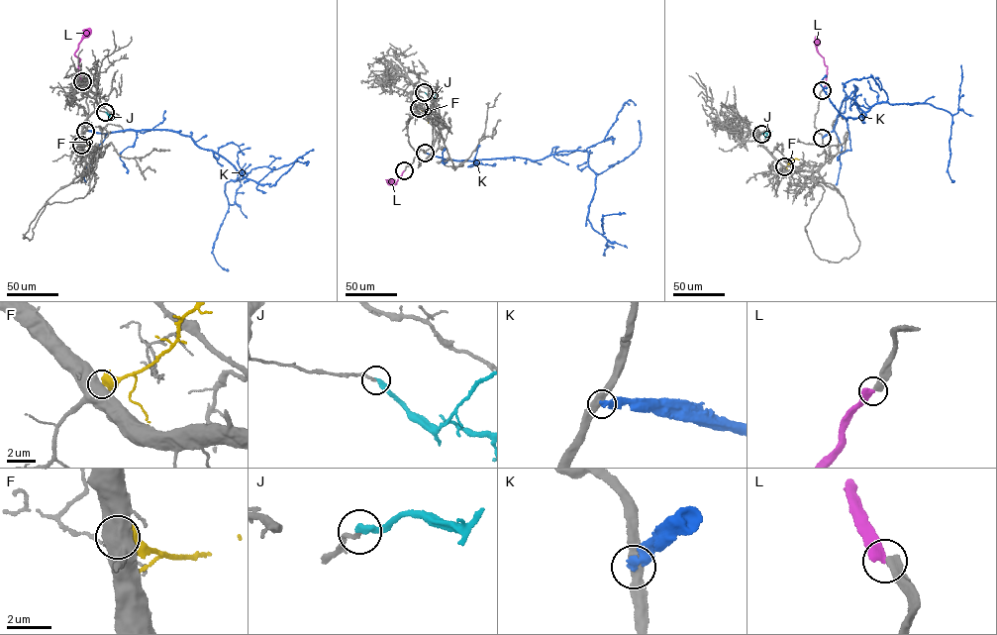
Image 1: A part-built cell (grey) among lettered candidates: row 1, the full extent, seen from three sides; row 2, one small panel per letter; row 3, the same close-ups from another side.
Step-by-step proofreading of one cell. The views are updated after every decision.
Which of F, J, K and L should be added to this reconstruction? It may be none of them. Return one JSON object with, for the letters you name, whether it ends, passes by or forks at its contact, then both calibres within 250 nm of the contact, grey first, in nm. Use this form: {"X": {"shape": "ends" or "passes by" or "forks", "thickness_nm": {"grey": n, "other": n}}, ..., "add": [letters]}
{"add": []}

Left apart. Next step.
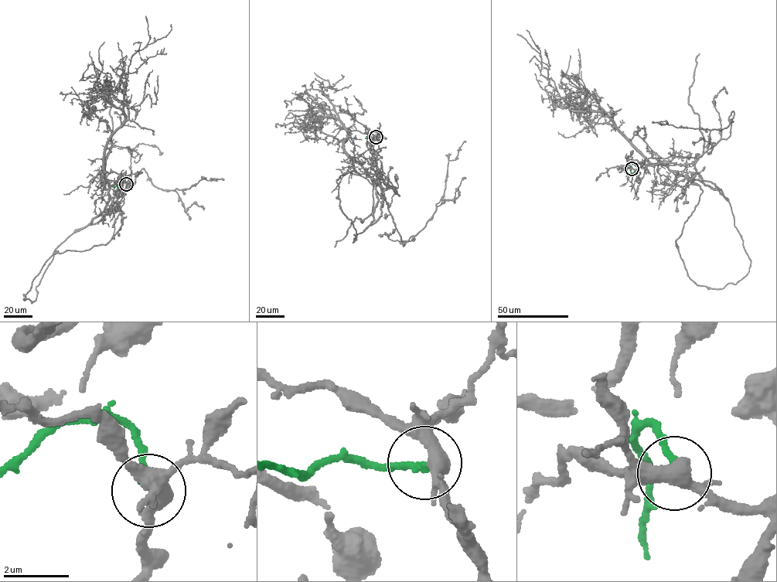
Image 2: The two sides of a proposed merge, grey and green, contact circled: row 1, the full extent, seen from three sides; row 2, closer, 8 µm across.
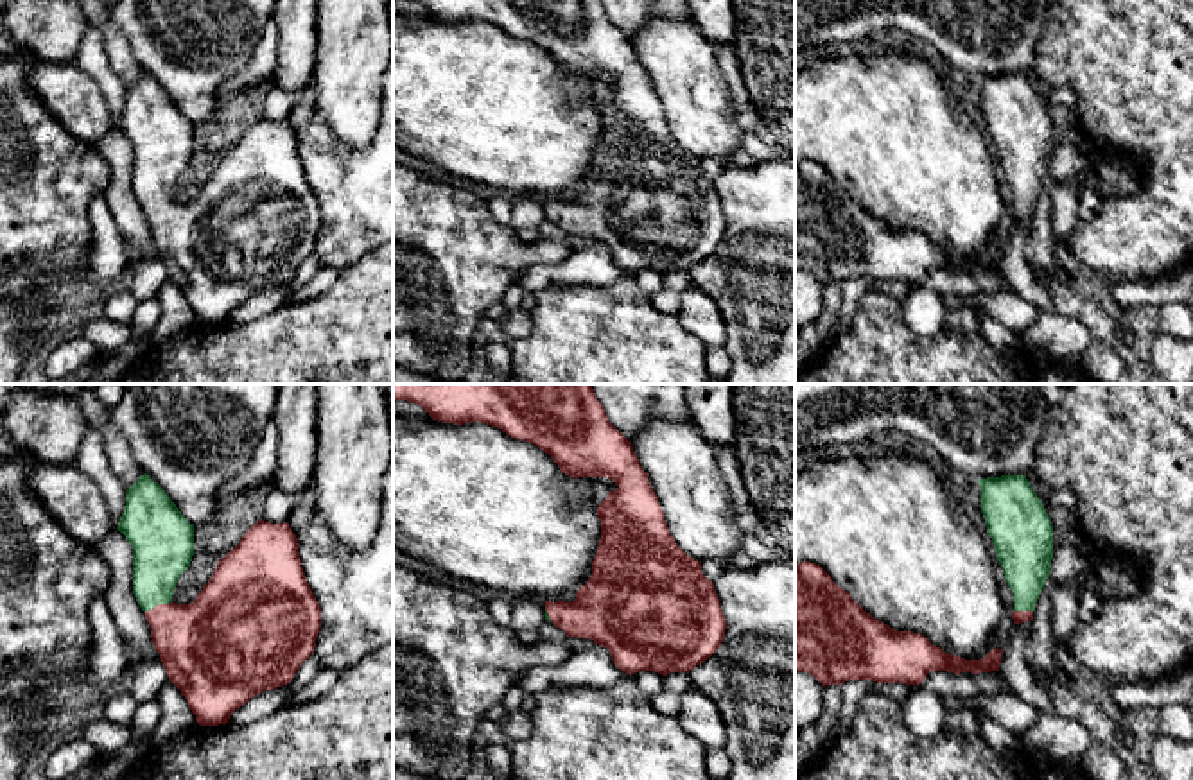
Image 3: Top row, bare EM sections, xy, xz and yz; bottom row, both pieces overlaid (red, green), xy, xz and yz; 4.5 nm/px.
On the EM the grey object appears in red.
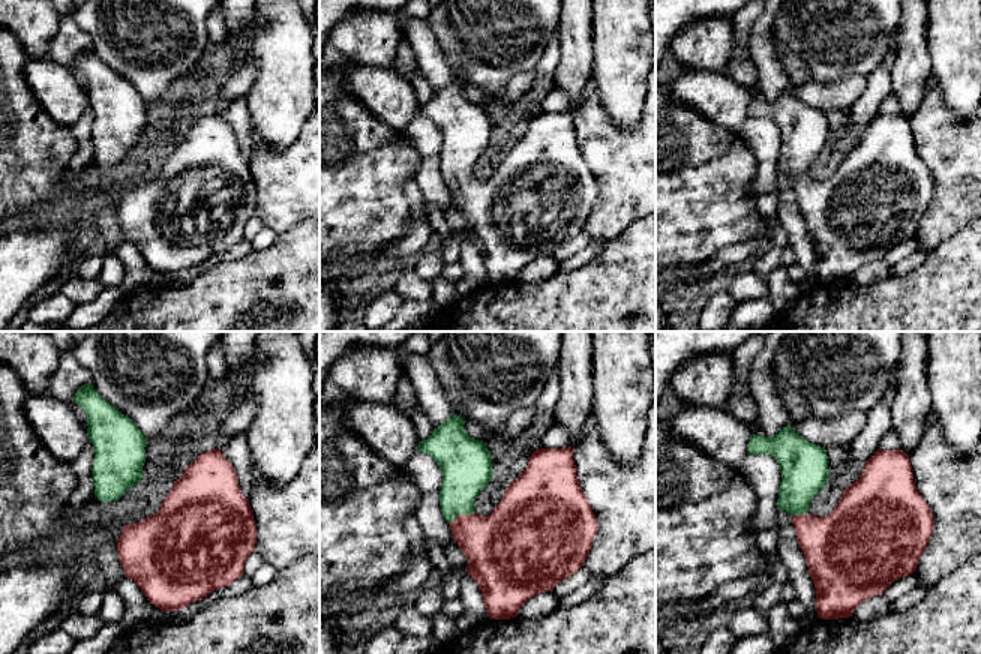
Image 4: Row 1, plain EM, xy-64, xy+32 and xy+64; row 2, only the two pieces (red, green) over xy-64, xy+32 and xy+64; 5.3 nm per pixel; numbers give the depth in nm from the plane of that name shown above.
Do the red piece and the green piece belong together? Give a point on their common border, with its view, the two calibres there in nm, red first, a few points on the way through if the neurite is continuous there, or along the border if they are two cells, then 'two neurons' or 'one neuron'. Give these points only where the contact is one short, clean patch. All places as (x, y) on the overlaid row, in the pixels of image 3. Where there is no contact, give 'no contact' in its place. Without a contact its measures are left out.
xy (158, 605) | 360/280 nm | across xy (200, 642), (158, 605), (158, 560), (162, 549) | one neuron

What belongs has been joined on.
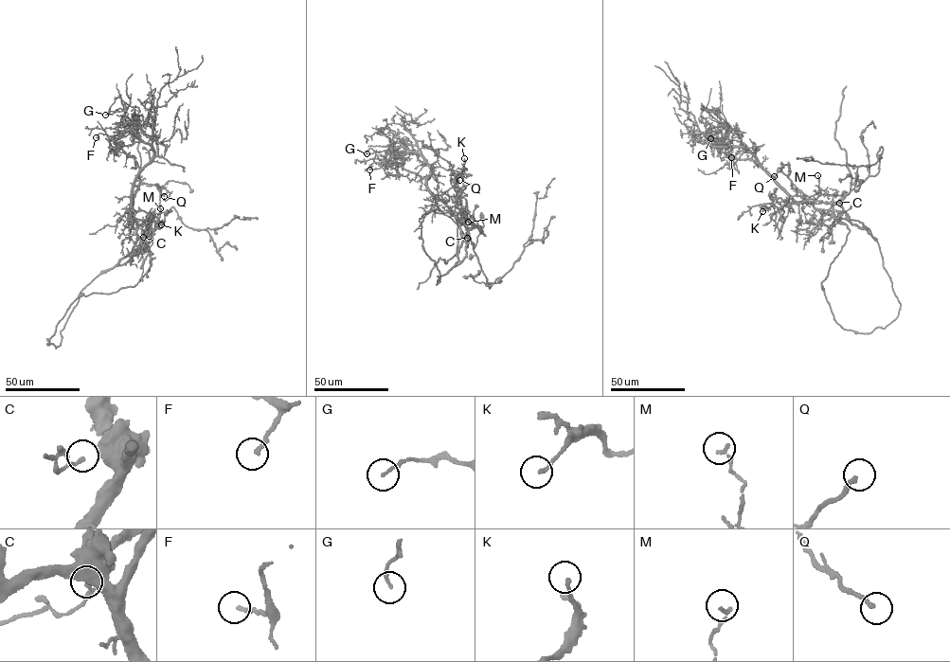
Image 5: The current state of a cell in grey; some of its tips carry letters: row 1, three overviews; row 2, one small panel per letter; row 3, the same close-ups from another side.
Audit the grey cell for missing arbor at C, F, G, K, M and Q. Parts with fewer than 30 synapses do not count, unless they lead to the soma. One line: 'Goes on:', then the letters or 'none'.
Goes on: Q

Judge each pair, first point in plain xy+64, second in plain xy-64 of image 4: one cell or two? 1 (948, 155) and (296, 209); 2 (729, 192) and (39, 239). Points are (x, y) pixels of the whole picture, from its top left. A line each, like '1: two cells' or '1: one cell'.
1: one cell
2: two cells

